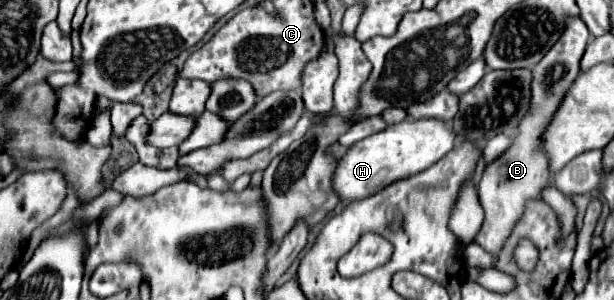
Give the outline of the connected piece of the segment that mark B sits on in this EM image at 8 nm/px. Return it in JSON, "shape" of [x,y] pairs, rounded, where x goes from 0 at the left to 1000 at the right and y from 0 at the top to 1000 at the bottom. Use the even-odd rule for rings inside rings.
{"shape":[[[932,60],[912,140],[906,140],[906,153],[899,153],[899,167],[866,233],[863,373],[860,387],[847,400],[844,453],[834,467],[831,493],[821,513],[814,513],[805,540],[798,540],[788,567],[788,587],[779,620],[779,647],[782,647],[782,680],[788,693],[792,727],[788,727],[782,780],[775,787],[775,807],[805,853],[818,840],[821,807],[827,800],[840,740],[853,713],[857,673],[883,667],[886,627],[896,620],[899,573],[896,573],[896,533],[886,507],[886,433],[893,427],[902,380],[909,373],[925,293],[945,253],[945,200],[951,187],[958,127],[961,127],[961,107],[951,87],[951,73],[945,60]]]}

